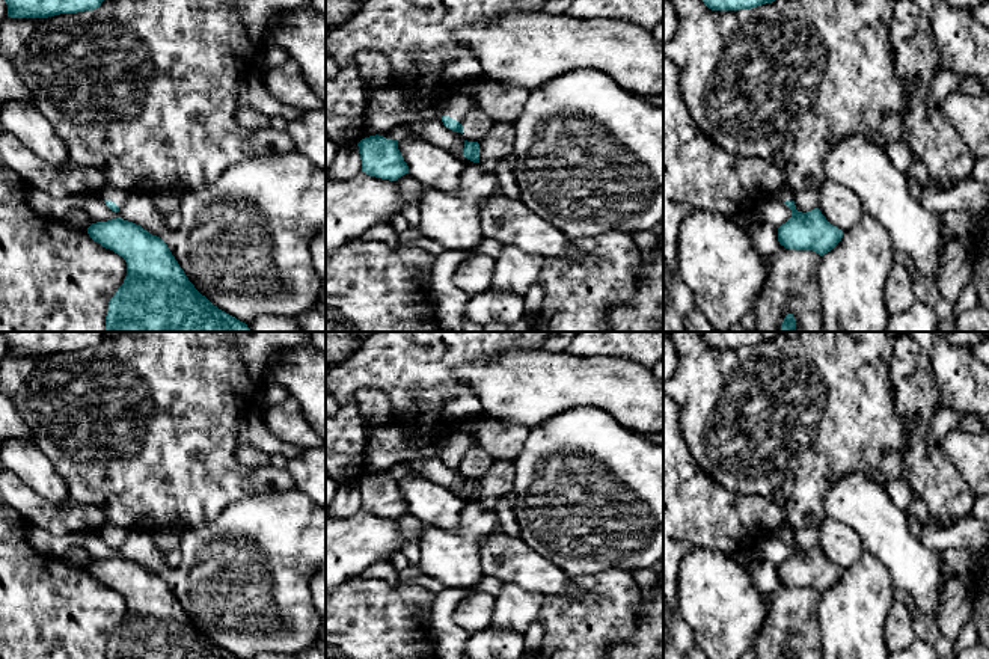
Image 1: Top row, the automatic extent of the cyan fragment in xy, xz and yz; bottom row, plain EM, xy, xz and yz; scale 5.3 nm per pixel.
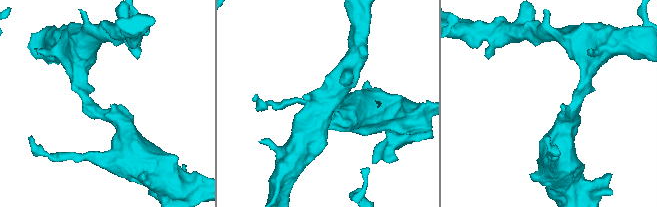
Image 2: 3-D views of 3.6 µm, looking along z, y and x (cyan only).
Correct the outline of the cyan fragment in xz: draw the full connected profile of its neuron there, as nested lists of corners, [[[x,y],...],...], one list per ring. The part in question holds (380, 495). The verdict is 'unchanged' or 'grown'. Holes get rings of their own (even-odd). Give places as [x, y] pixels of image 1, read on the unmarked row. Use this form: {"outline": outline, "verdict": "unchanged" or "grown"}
{"outline": [[[375,472],[362,477],[357,484],[362,510],[366,513],[397,519],[409,511],[409,504],[398,487],[398,478]]], "verdict": "unchanged"}

